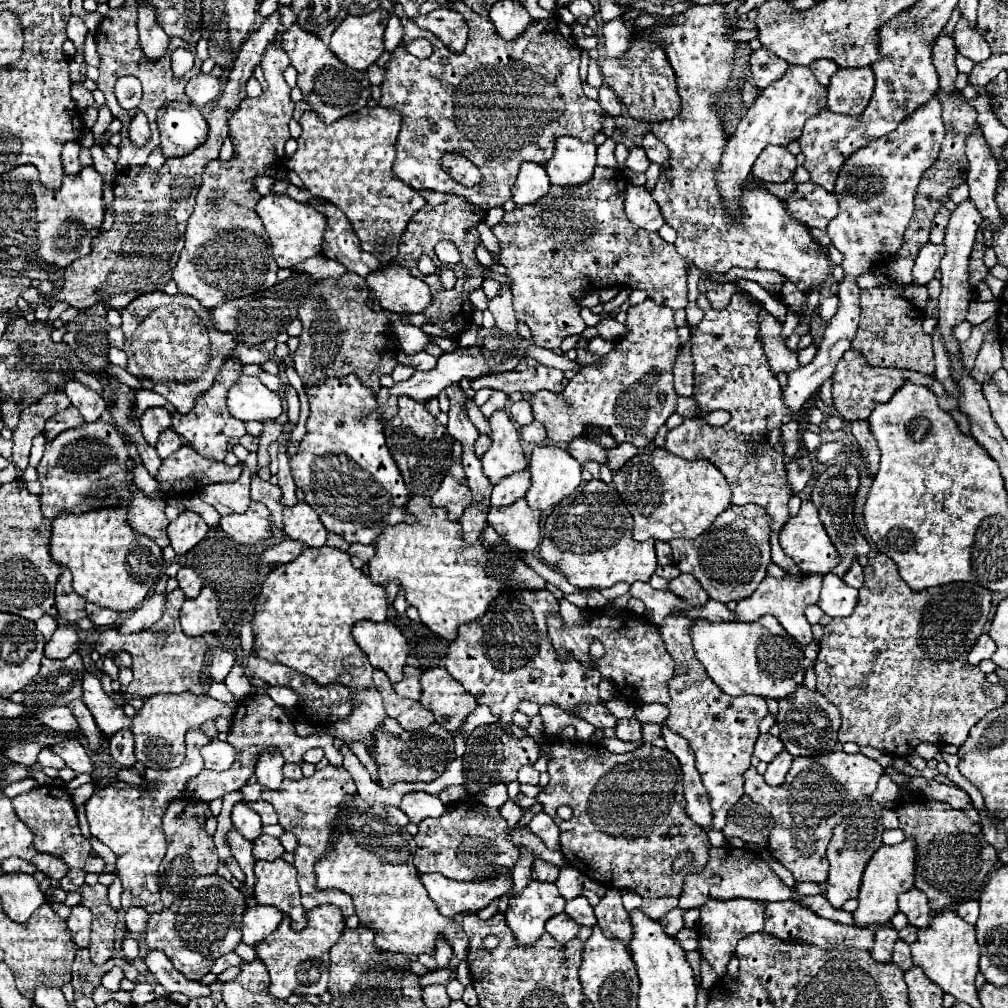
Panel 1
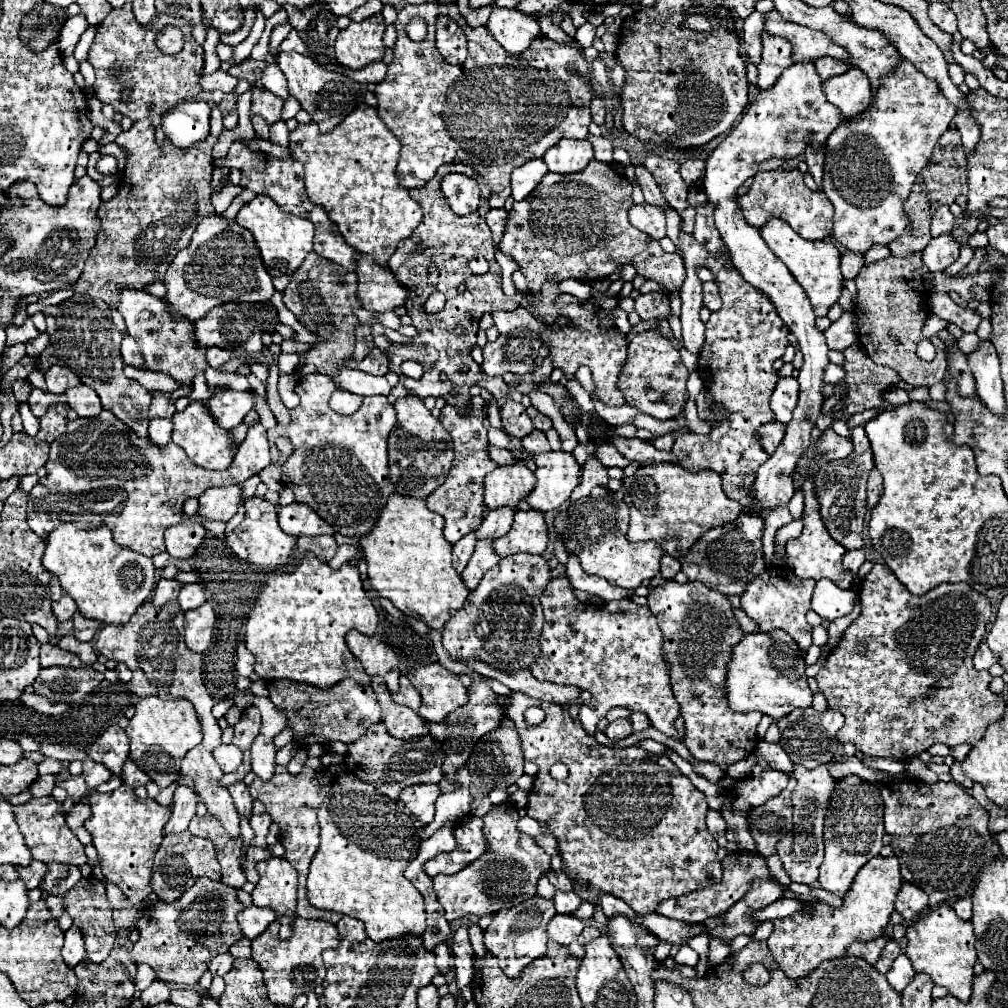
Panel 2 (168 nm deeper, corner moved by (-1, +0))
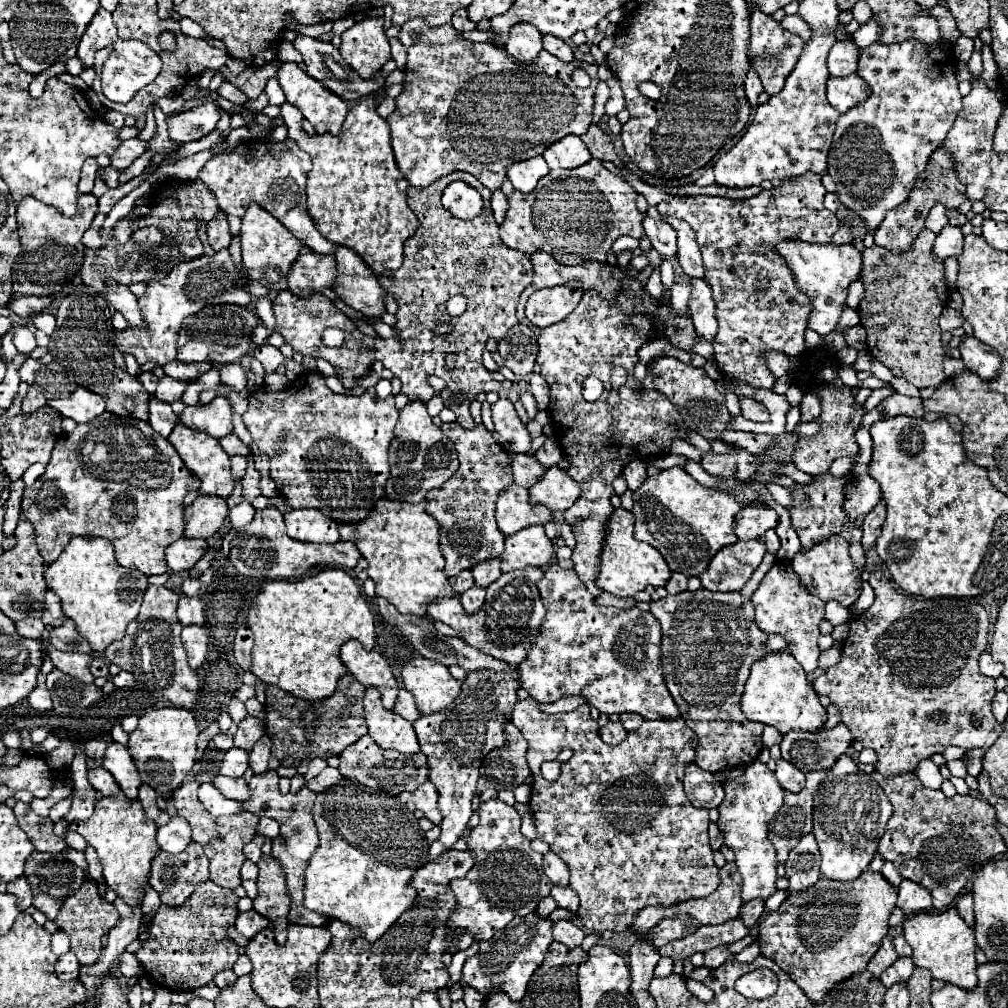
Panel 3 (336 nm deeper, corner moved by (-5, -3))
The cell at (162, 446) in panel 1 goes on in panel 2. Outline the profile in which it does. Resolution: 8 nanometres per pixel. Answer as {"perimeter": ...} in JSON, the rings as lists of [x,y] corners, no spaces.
{"perimeter":[[[154,418],[150,420],[150,440],[156,444],[156,446],[166,446],[172,438],[172,420],[166,420],[166,418]]]}

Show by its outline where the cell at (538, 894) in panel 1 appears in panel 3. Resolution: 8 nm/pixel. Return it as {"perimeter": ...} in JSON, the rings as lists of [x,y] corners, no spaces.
{"perimeter":[[[530,913],[530,917],[516,917],[510,925],[506,925],[506,929],[502,929],[502,933],[494,933],[490,941],[482,941],[478,945],[478,953],[468,957],[464,963],[462,979],[482,995],[498,993],[502,989],[512,1001],[520,1001],[532,973],[542,965],[544,953],[552,941],[550,919],[540,919],[536,913]]]}

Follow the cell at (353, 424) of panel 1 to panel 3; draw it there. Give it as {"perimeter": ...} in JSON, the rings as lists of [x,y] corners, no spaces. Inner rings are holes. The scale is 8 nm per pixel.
{"perimeter":[[[320,373],[300,375],[284,391],[268,391],[264,387],[248,395],[248,411],[242,415],[246,429],[252,433],[260,451],[272,455],[270,477],[274,479],[280,495],[292,509],[320,509],[336,523],[354,523],[368,517],[378,497],[384,497],[384,485],[390,477],[388,447],[394,425],[398,421],[398,409],[394,407],[394,395],[380,399],[376,389],[366,389],[364,395],[338,395],[326,387],[326,379]],[[282,439],[286,451],[274,455],[274,443]]]}

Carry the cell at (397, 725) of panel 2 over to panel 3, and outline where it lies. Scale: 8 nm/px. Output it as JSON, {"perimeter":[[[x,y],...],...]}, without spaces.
{"perimeter":[[[366,689],[364,693],[364,717],[368,725],[368,735],[382,749],[396,749],[400,753],[418,753],[416,733],[410,721],[386,711],[380,703],[378,689]]]}

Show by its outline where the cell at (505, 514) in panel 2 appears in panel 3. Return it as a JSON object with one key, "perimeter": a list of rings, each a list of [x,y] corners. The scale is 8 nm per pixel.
{"perimeter":[[[500,559],[494,561],[482,561],[472,569],[474,575],[474,585],[482,585],[486,589],[490,583],[494,583],[502,573],[500,573]]]}

